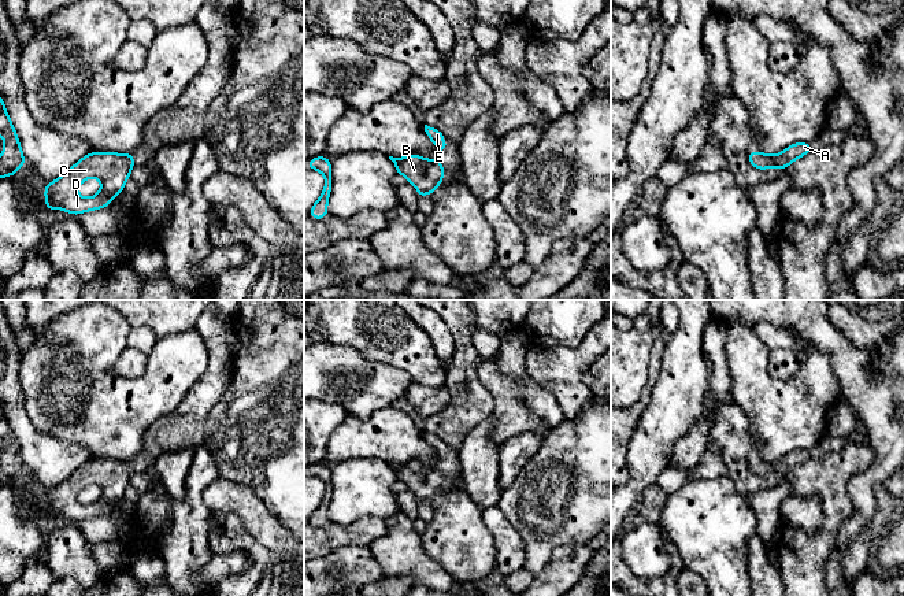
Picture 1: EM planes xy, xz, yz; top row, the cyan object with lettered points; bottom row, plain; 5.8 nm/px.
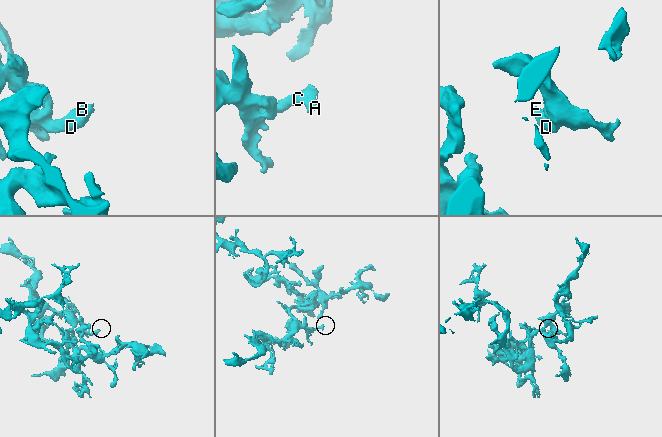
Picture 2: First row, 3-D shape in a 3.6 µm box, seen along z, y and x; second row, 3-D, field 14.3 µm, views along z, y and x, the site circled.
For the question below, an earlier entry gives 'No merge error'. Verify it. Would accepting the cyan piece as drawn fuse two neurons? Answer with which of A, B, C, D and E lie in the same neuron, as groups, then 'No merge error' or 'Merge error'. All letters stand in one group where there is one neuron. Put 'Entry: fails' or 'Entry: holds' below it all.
Groups: A B C D E. No merge error
Entry: holds

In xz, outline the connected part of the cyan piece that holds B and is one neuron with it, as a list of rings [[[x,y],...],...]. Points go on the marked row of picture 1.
[[[425,125],[427,137],[438,149],[438,156],[427,160],[420,155],[389,159],[394,163],[397,174],[404,175],[418,190],[419,197],[431,195],[437,186],[442,184],[444,167],[440,162],[441,151],[445,148],[445,136],[427,125]]]

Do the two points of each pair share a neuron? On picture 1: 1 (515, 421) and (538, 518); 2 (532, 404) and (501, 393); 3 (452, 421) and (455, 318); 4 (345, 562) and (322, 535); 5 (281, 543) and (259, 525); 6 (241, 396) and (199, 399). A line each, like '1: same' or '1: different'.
1: different
2: same
3: same
4: different
5: same
6: different

